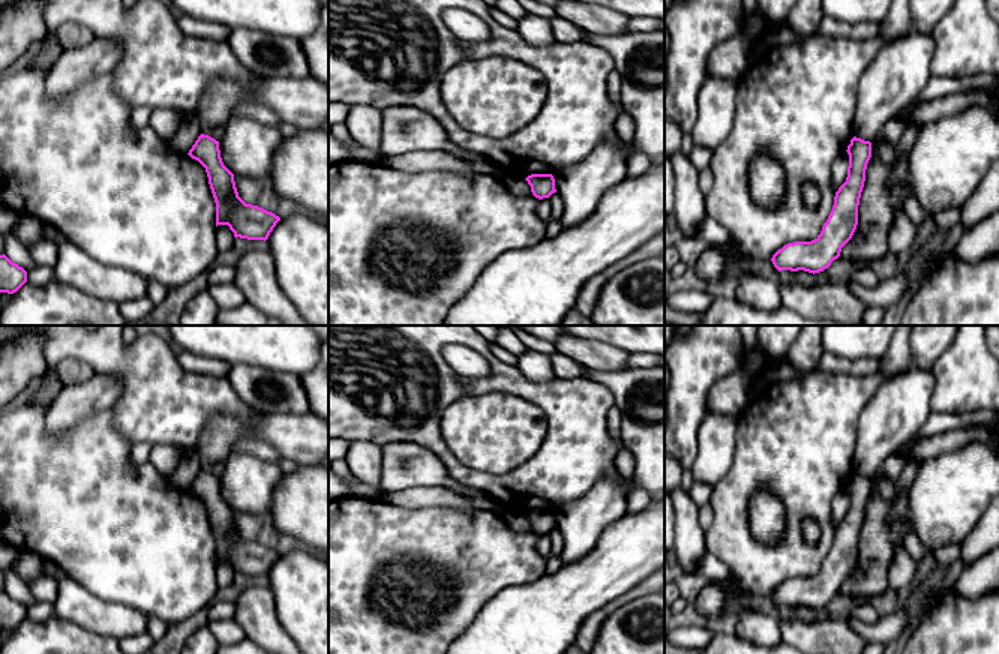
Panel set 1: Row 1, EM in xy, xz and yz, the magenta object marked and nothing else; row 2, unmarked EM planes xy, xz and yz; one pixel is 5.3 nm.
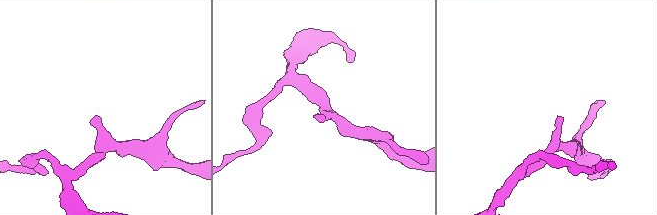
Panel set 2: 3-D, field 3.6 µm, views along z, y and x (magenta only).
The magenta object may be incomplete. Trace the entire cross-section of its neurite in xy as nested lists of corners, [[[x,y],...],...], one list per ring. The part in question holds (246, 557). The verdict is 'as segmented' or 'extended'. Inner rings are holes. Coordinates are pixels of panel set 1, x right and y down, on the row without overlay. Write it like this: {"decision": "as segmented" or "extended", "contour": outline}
{"decision": "as segmented", "contour": [[[201,470],[188,490],[206,504],[216,538],[216,562],[228,561],[236,574],[266,578],[280,554],[238,532],[234,510],[222,498],[219,477]]]}

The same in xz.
{"decision": "as segmented", "contour": [[[531,510],[525,516],[531,522],[532,531],[538,536],[549,534],[556,528],[552,510]]]}

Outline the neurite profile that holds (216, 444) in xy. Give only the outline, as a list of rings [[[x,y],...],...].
[[[214,416],[196,448],[201,470],[220,477],[225,471],[226,459],[232,453],[232,444],[242,435],[243,428],[237,420],[226,416]]]

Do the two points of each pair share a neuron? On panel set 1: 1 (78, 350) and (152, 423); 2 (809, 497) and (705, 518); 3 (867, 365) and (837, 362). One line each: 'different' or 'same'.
1: same
2: different
3: same

